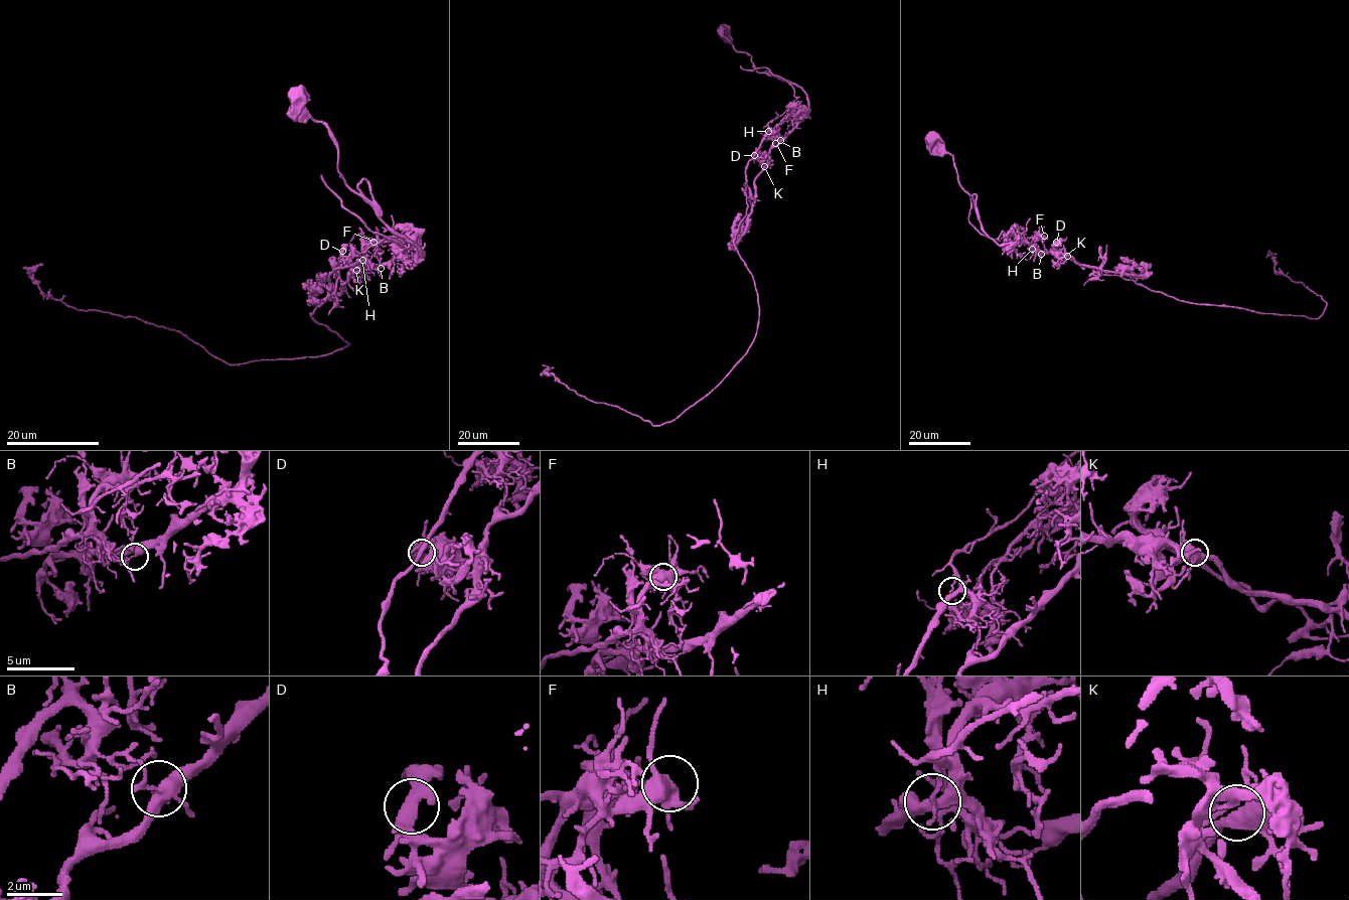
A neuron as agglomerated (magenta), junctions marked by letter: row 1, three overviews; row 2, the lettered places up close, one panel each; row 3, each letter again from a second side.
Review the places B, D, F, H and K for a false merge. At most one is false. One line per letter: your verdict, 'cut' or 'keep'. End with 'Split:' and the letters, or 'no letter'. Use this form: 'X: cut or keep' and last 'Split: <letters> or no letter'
B: cut
D: keep
F: keep
H: keep
K: keep
Split: B

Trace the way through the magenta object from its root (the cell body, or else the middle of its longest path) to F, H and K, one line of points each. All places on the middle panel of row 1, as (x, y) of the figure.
F: (721, 32), (758, 71), (796, 84), (808, 97), (808, 109), (794, 106), (776, 126), (775, 143)
H: (721, 32), (737, 51), (751, 57), (758, 71), (796, 84), (808, 97), (808, 112), (783, 138), (768, 131)
K: (721, 32), (737, 51), (751, 57), (758, 71), (796, 84), (808, 97), (808, 112), (770, 149), (764, 166)

